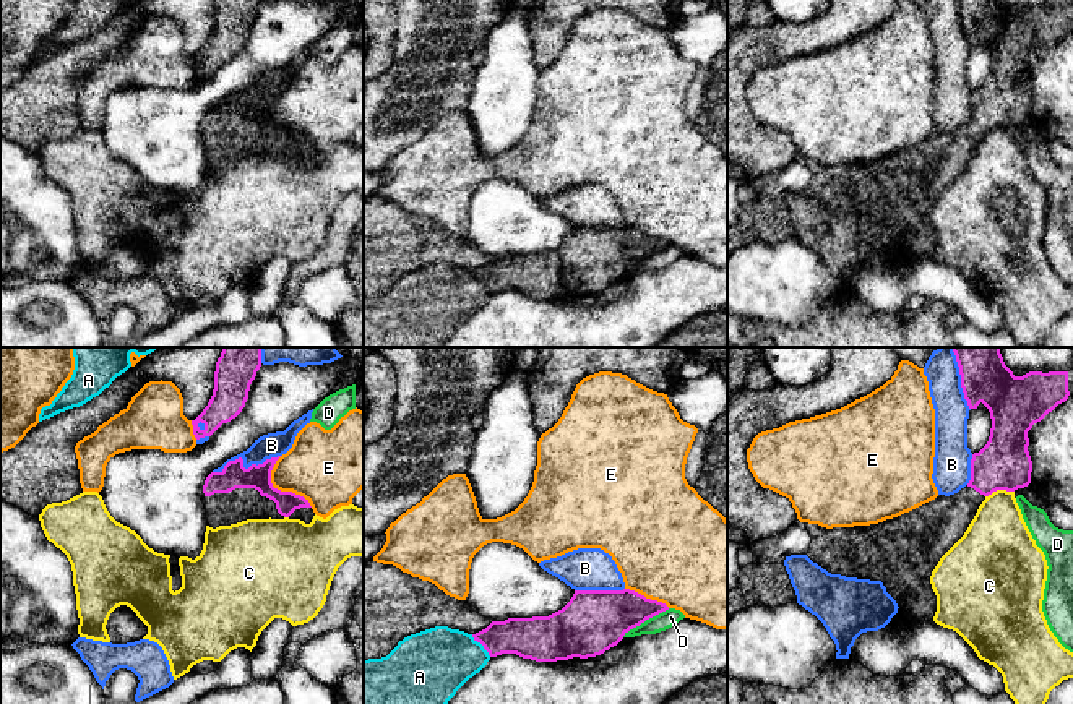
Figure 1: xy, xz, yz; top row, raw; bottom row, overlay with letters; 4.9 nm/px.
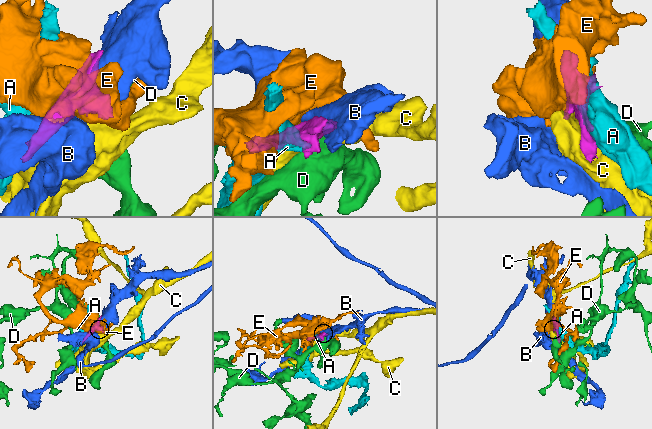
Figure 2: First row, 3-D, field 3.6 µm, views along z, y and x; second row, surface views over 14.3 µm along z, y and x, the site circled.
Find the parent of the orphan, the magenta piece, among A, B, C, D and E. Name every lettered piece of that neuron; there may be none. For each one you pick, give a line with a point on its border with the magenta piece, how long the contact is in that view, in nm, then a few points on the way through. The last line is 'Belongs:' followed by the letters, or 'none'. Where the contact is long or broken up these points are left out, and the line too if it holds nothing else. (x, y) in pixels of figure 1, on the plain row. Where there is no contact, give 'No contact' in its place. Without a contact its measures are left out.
Belongs: none

